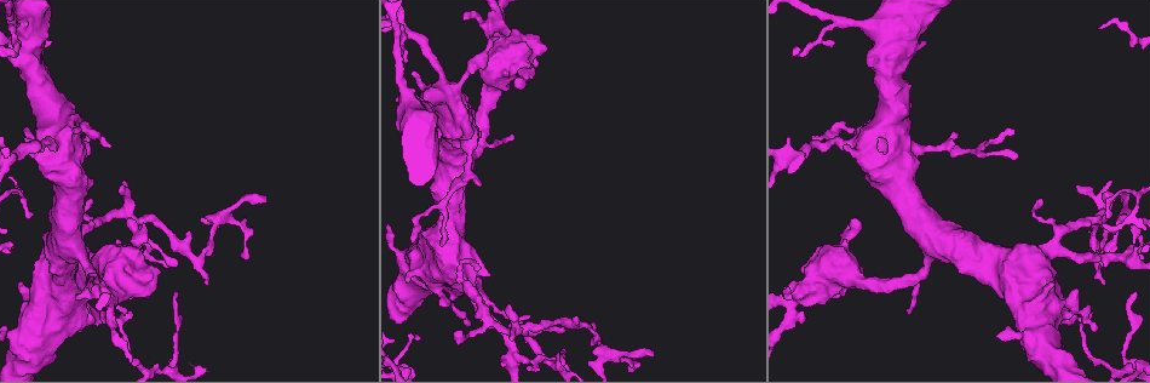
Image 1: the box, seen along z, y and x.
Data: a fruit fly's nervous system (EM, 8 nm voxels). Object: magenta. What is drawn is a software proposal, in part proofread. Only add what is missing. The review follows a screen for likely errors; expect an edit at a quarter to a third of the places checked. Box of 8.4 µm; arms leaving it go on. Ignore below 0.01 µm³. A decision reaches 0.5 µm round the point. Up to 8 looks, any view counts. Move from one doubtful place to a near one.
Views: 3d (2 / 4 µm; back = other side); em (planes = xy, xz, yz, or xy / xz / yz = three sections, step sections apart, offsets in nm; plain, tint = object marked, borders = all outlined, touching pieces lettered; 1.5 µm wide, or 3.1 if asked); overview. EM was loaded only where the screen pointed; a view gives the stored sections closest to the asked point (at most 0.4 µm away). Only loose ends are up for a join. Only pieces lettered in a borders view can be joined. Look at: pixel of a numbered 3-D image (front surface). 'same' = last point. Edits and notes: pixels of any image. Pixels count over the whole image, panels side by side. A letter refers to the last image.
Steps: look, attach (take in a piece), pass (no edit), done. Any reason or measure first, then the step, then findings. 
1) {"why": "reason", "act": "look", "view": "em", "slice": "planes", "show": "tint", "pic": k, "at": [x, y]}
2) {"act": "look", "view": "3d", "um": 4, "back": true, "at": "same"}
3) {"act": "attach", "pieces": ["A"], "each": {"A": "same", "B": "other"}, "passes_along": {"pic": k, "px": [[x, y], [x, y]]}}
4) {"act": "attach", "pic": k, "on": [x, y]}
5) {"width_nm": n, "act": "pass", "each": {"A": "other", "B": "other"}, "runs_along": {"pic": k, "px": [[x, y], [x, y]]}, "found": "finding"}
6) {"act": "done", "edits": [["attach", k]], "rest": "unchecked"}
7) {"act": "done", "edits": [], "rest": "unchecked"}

{"why": "tapers out", "act": "look", "view": "em", "slice": "yz", "step": 4, "show": "borders", "pic": 1, "at": [1109, 215]}

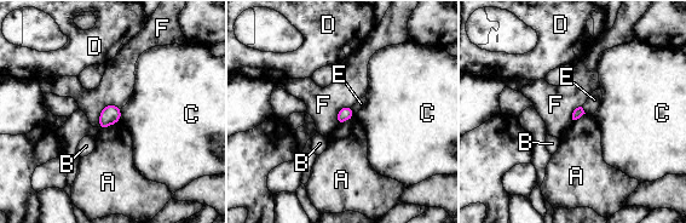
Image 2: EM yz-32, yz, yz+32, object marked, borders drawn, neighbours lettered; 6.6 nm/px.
{"act": "pass", "each": {"A": "other", "B": "other", "C": "other", "D": "other", "E": "other", "F": "other"}, "found": "none of them fits"}

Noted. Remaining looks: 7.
{"why": "branch stops here", "act": "look", "view": "em", "slice": "xz", "step": 8, "show": "borders", "pic": 1, "at": [266, 200]}

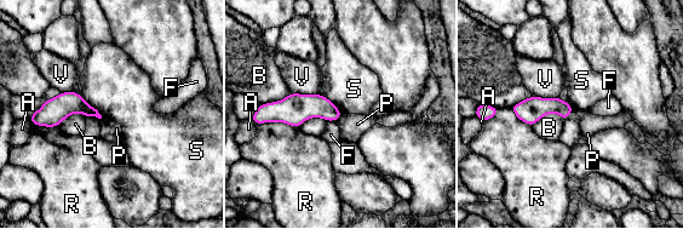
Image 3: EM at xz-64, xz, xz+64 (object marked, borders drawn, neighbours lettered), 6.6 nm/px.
{"why": "cut it another way", "act": "look", "view": "em", "slice": "planes", "show": "borders", "at": "same"}

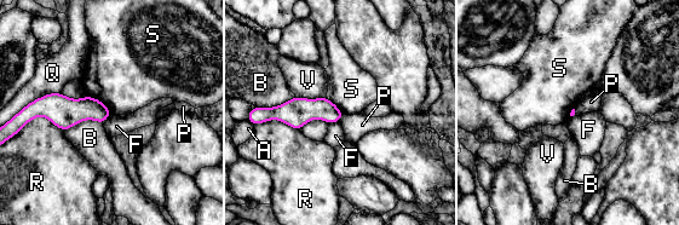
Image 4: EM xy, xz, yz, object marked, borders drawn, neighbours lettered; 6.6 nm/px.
{"act": "pass", "each": {"A": "other", "B": "other", "F": "other", "P": "other", "Q": "other", "R": "other", "S": "other", "V": "other"}, "border": {"pic": 4, "px": [[339, 120], [329, 123]]}, "found": "none of them fits"}

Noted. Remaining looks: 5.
{"why": "branch stops here", "act": "look", "view": "em", "slice": "planes", "show": "tint", "pic": 1, "at": [109, 147]}

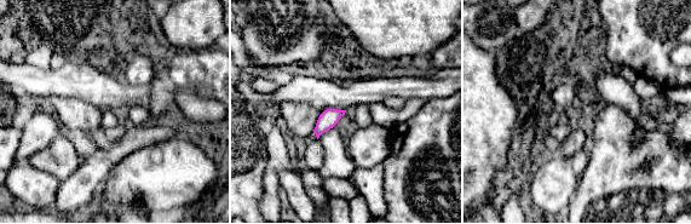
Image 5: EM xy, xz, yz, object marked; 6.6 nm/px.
{"why": "what lies round it", "act": "look", "view": "em", "slice": "planes", "show": "borders", "at": "same"}

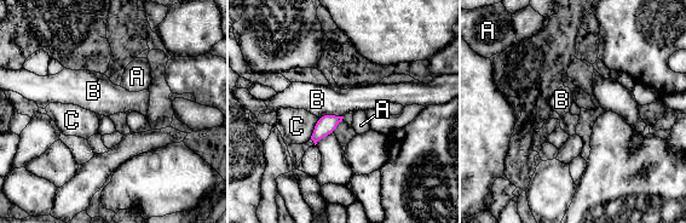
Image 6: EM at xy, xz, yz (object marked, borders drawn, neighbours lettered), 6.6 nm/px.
{"act": "pass", "each": {"A": "other", "B": "other", "C": "other"}, "border": {"pic": 6, "px": [[342, 115], [323, 114], [318, 118]]}, "found": "none of them fits"}

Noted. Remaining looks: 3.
{"act": "done", "edits": [], "rest": "unchecked"}

